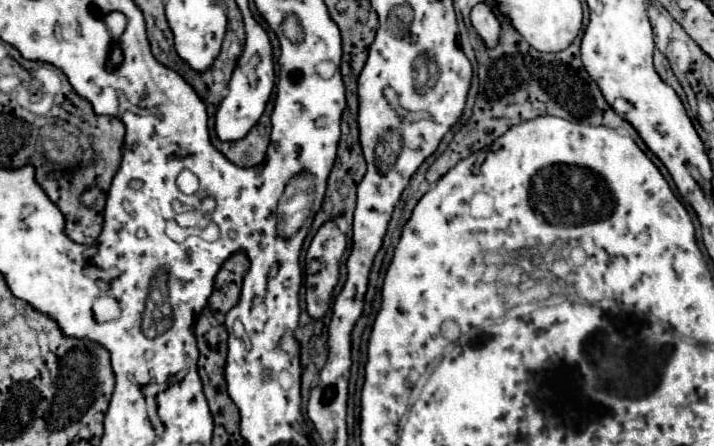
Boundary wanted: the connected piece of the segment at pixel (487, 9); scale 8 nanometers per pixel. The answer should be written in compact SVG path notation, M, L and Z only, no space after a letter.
M482 1L482 3L474 5L470 11L470 21L472 21L474 31L480 35L480 39L484 41L484 45L488 49L498 45L500 35L502 35L502 25L496 15L496 7L492 3Z

